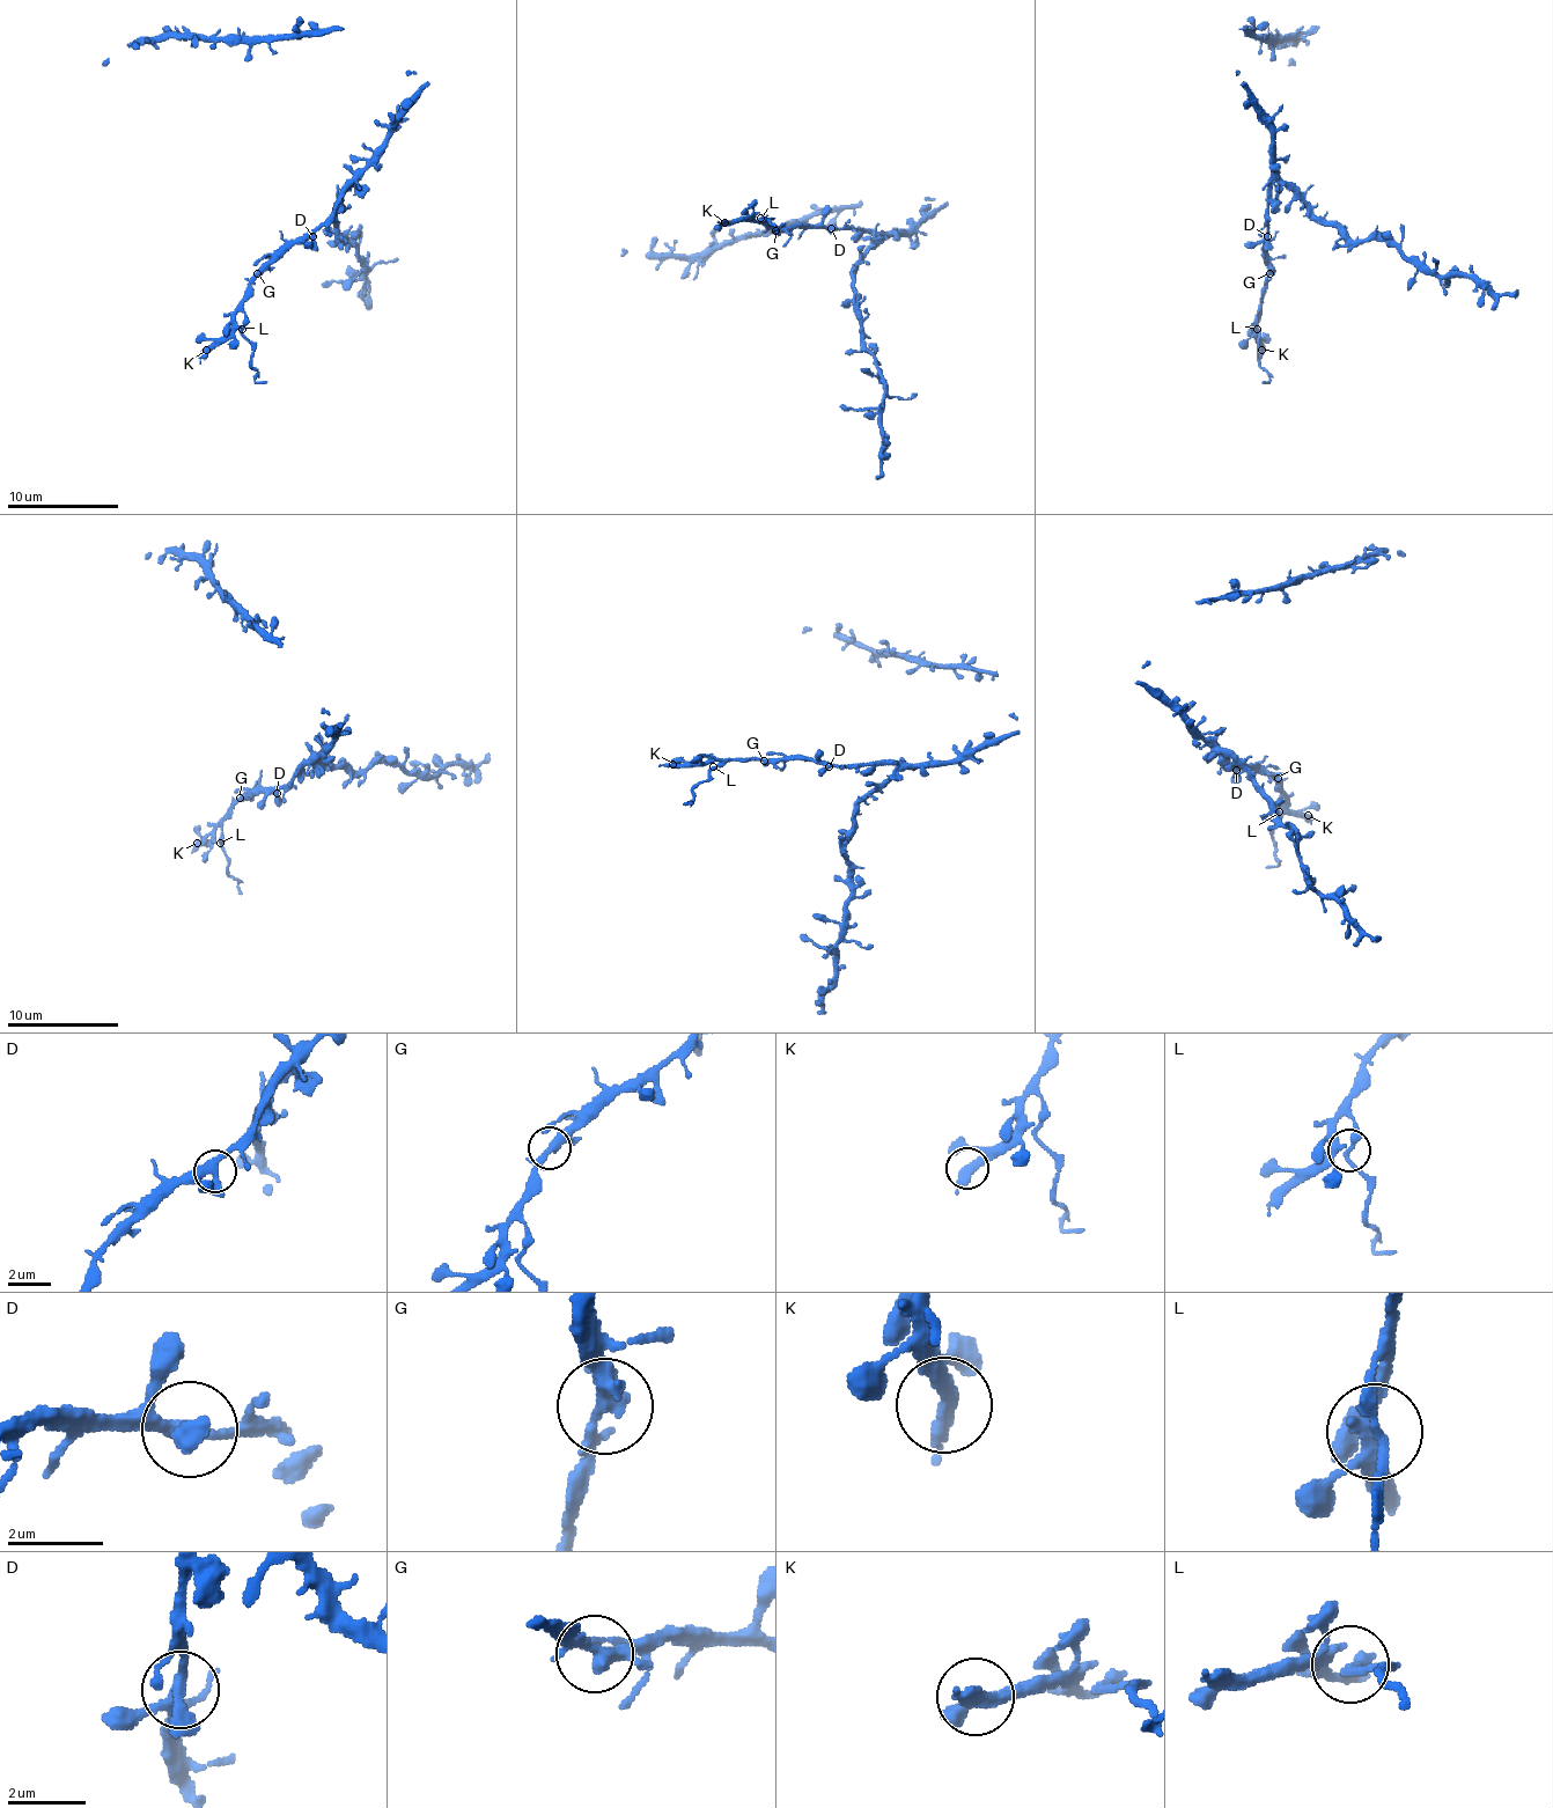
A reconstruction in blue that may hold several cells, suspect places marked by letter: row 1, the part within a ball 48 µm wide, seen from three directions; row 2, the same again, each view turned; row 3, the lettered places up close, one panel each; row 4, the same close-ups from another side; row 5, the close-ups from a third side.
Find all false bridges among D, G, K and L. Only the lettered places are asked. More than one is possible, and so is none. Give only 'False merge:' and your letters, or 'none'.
False merge: L

